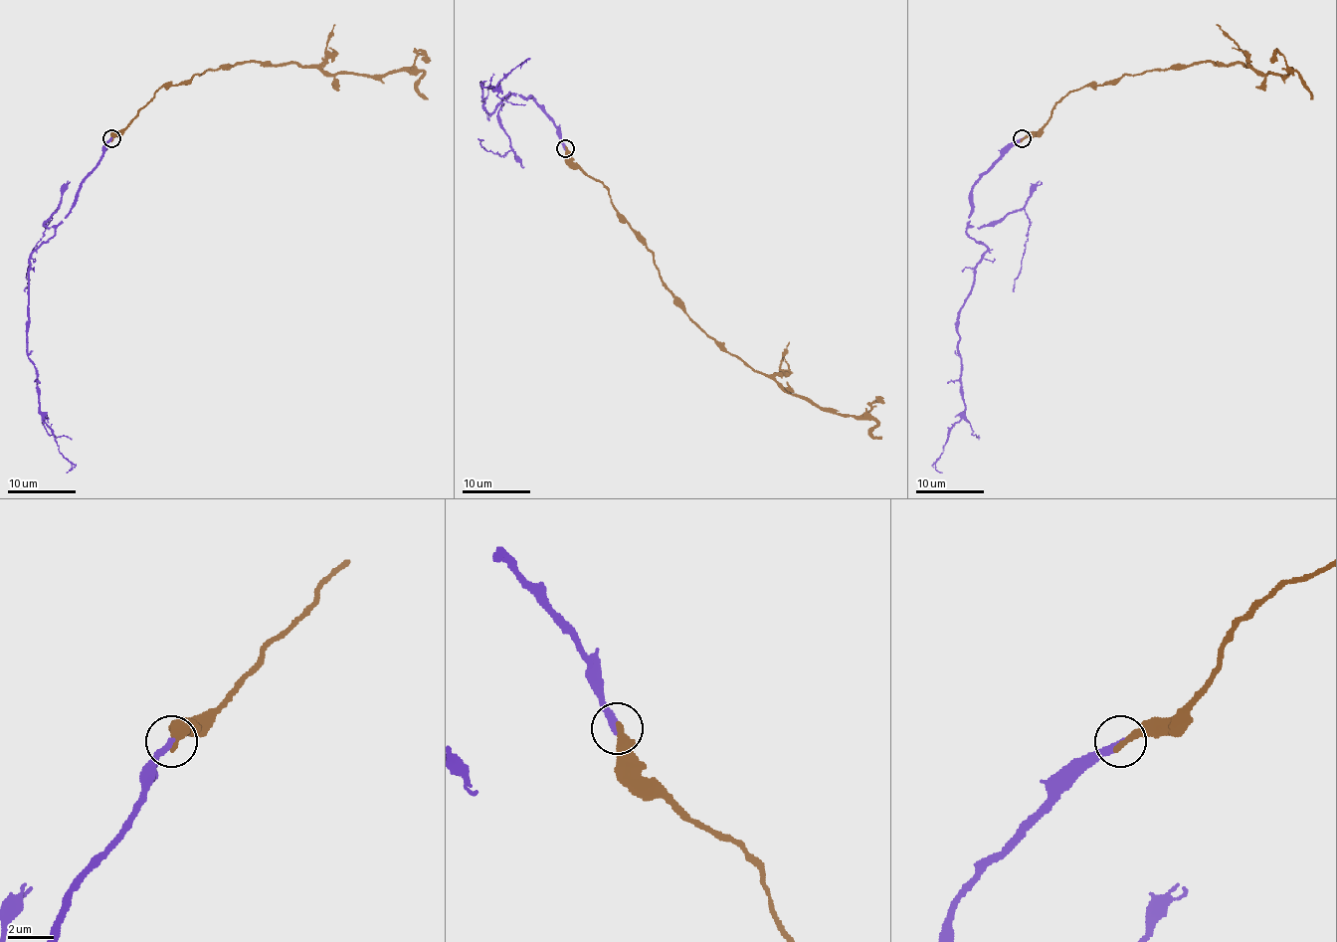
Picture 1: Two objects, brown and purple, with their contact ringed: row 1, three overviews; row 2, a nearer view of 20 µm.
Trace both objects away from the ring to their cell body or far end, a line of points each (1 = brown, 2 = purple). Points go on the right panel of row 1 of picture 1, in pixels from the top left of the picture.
1: (1023, 138), (1071, 91), (1201, 62), (1286, 76), (1296, 71), (1309, 99)
2: (1023, 138), (971, 193), (966, 232), (987, 251), (959, 312), (964, 414), (949, 431), (935, 464), (942, 471)

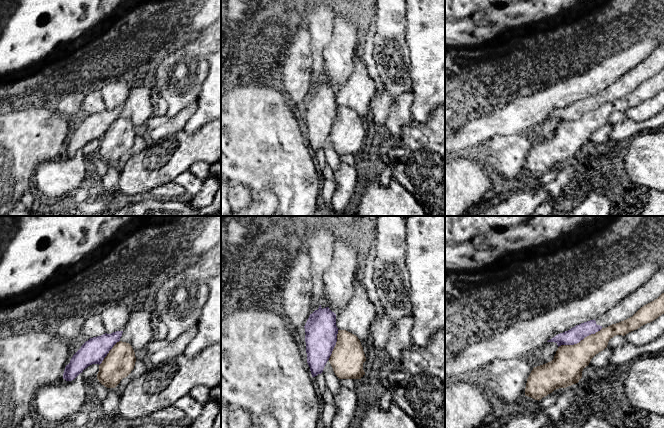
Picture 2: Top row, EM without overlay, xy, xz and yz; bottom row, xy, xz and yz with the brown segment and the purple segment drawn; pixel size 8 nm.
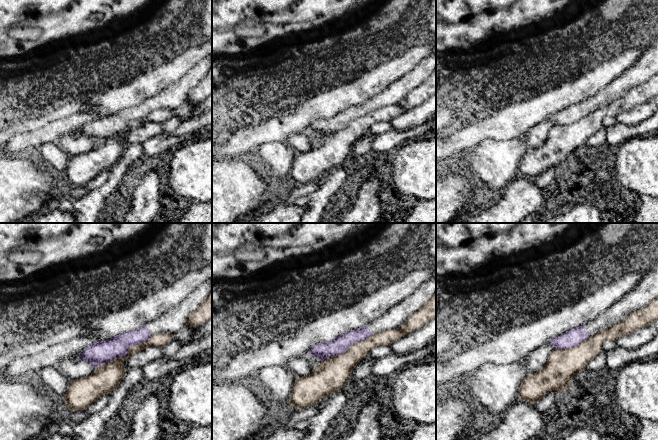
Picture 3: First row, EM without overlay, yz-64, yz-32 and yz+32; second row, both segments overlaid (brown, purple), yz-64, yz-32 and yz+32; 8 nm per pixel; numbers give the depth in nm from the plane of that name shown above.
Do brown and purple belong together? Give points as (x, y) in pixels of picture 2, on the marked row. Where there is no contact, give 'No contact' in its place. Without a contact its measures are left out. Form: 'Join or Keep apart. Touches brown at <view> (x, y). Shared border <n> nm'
Keep apart. Touches brown at yz (581, 340). Shared border 400 nm

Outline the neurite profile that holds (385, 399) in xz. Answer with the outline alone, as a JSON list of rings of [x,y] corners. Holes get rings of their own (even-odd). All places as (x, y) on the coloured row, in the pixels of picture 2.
[[[387,387],[382,393],[375,394],[374,402],[383,410],[386,410],[393,403],[393,395]]]

